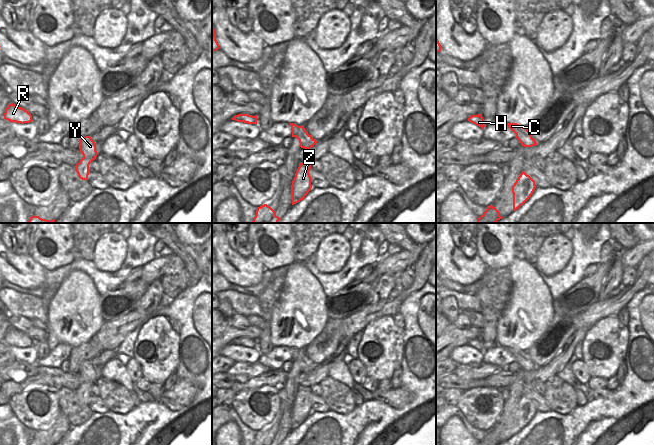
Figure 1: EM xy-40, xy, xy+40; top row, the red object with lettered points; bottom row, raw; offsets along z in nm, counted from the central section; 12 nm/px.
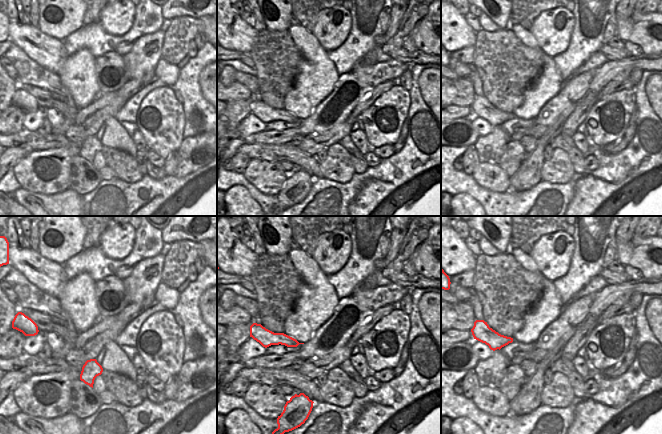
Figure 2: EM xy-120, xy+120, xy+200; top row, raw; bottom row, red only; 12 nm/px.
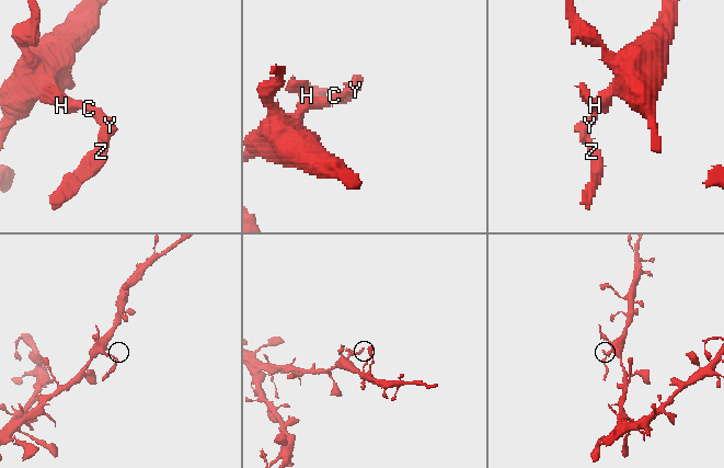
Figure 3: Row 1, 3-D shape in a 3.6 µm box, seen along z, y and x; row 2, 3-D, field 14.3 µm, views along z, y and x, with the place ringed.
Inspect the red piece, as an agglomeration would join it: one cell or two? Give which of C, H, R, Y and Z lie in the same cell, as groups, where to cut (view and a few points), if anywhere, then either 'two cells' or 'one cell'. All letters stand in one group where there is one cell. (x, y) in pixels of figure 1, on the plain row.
groups C H R / Y Z; cut xy (303, 350), (301, 354), (295, 355), (292, 359); two cells

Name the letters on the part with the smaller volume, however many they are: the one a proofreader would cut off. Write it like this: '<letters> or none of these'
Y, Z

